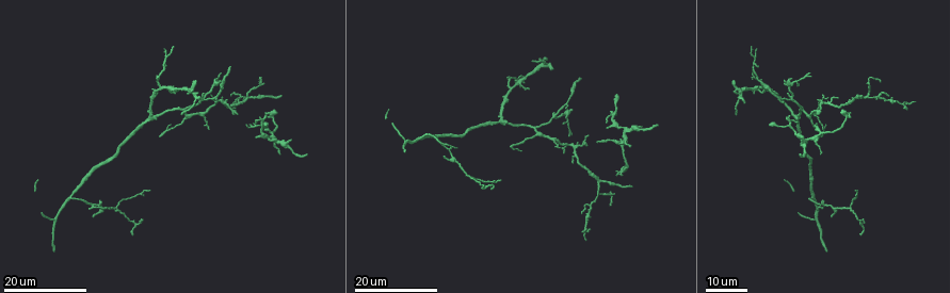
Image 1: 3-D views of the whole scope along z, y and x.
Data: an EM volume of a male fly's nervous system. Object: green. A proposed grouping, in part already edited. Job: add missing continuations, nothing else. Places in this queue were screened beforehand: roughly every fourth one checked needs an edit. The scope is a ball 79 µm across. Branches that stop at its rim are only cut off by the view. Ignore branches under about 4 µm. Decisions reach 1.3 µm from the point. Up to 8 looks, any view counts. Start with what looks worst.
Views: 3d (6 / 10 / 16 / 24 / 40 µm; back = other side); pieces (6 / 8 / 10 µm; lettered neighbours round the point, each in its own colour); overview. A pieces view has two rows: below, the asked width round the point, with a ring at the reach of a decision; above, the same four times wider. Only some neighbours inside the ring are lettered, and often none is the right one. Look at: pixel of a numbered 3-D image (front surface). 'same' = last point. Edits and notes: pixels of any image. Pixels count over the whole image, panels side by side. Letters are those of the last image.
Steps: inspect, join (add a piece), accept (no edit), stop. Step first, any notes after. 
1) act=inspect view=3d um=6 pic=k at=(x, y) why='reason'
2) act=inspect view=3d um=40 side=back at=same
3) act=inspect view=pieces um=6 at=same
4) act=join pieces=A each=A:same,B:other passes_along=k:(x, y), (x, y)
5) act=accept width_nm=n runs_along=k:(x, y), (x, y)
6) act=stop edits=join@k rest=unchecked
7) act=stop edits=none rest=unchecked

act=inspect view=3d um=24 pic=1 at=(280, 95)

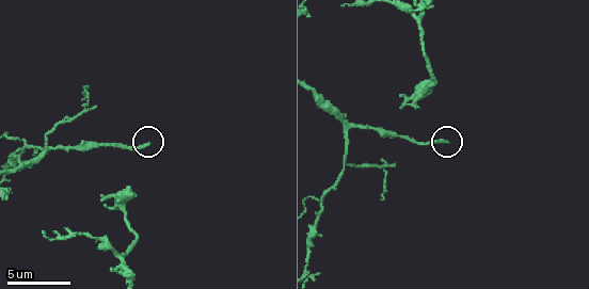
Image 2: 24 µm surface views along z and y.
act=inspect view=3d um=10 pic=2 at=(149, 143) why='zoom in'

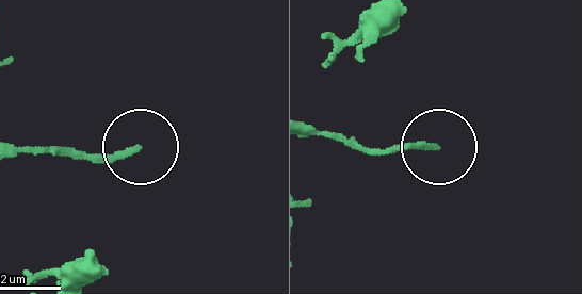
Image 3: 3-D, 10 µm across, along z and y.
act=inspect view=pieces um=6 pic=3 at=(433, 144)

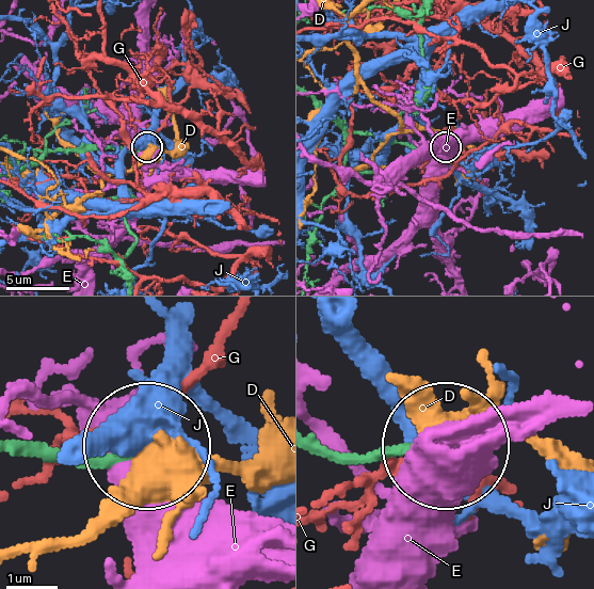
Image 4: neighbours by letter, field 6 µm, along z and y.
act=accept each=D:other,E:other,G:other,J:other runs_along=4:(22, 449), (111, 458), (145, 446) found='none of them fits'

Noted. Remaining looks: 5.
act=inspect view=3d um=24 pic=1 at=(562, 152) why='thin end'

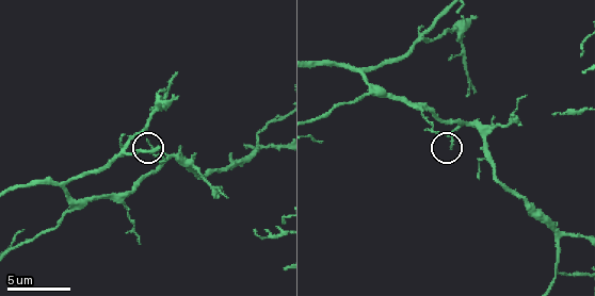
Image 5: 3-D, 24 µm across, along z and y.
act=inspect view=pieces um=8 pic=5 at=(452, 147)

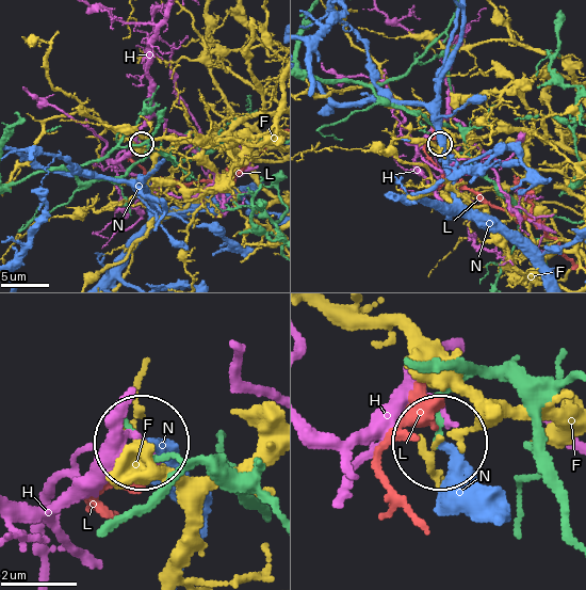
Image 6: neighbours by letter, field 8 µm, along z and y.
act=accept each=F:other,H:other,L:other,N:other found='no lettered piece goes on from it'

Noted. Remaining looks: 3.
act=inspect view=3d um=16 pic=1 at=(264, 116) why='tapers out'

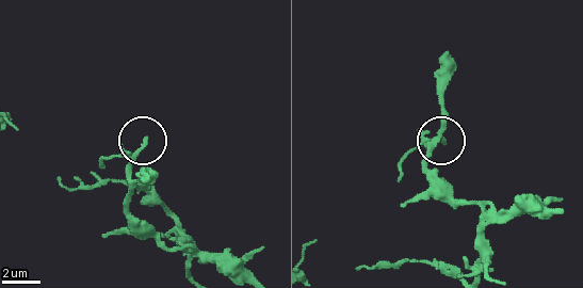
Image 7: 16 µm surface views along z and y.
act=inspect view=pieces um=6 pic=7 at=(147, 140)

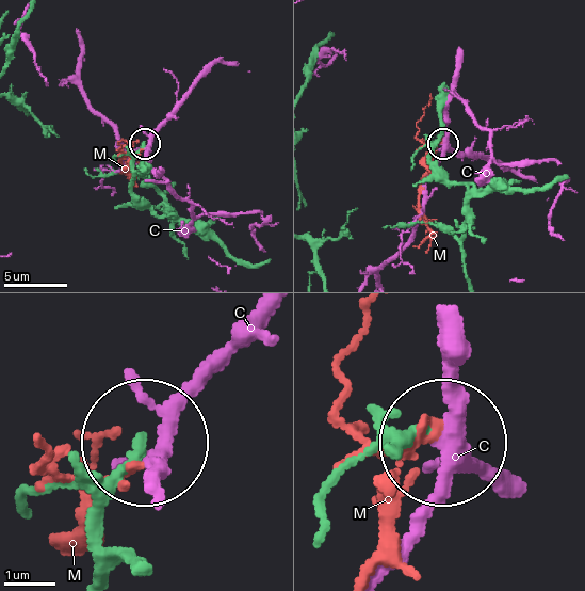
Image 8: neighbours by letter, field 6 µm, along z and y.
act=accept each=C:other,M:other runs_along=8:(97, 564), (101, 488), (144, 441) found='no lettered piece goes on from it'

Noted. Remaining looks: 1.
act=inspect view=pieces um=8 pic=2 at=(380, 199) why='branch stops here'

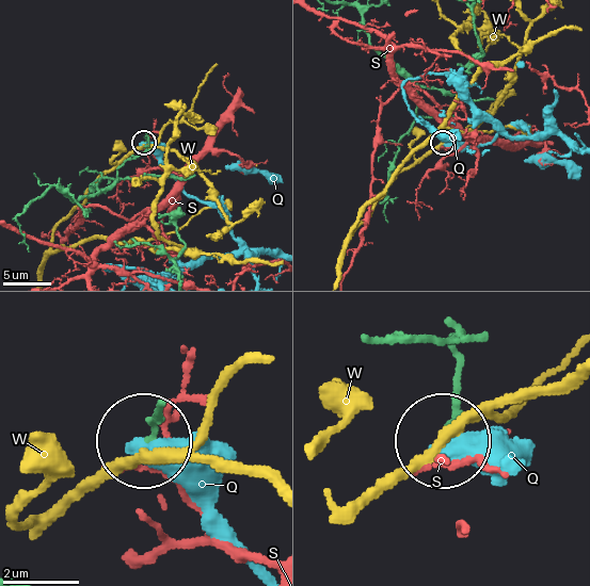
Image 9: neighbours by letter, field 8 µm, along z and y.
act=accept each=Q:other,S:other,W:other found='none of them fits'

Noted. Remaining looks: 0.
act=stop edits=none rest=unchecked

